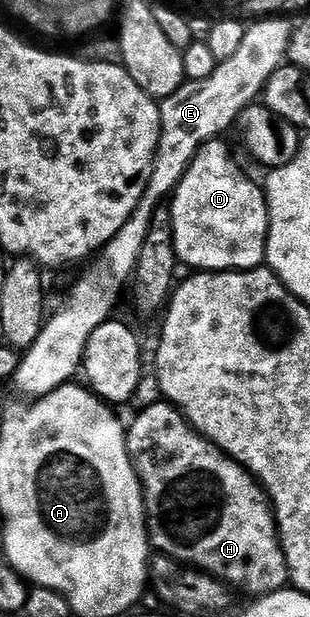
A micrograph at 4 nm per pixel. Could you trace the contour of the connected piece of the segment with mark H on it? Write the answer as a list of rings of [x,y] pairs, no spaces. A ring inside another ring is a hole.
[[[157,400],[152,402],[136,419],[126,426],[126,441],[128,451],[132,457],[132,463],[138,476],[140,484],[144,489],[144,516],[148,519],[148,541],[153,551],[161,554],[168,554],[176,558],[179,562],[186,562],[189,566],[197,566],[199,570],[205,570],[208,574],[213,574],[221,582],[227,584],[233,591],[245,590],[248,596],[263,596],[283,590],[289,585],[288,569],[286,568],[286,556],[280,547],[280,533],[276,530],[276,517],[272,514],[272,504],[264,489],[248,471],[243,470],[241,466],[226,452],[218,449],[210,439],[199,434],[187,420],[181,410],[176,409],[171,402]]]

